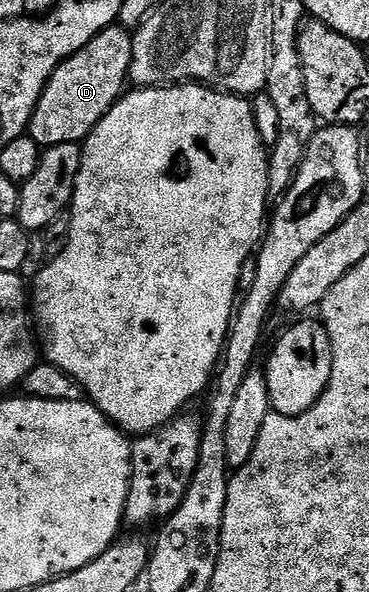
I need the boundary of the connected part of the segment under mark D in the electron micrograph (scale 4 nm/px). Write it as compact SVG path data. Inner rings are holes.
M115 23L100 31L87 45L80 47L80 51L61 61L36 103L28 136L43 147L85 142L100 119L104 119L106 112L123 96L130 76L133 46L131 30Z

